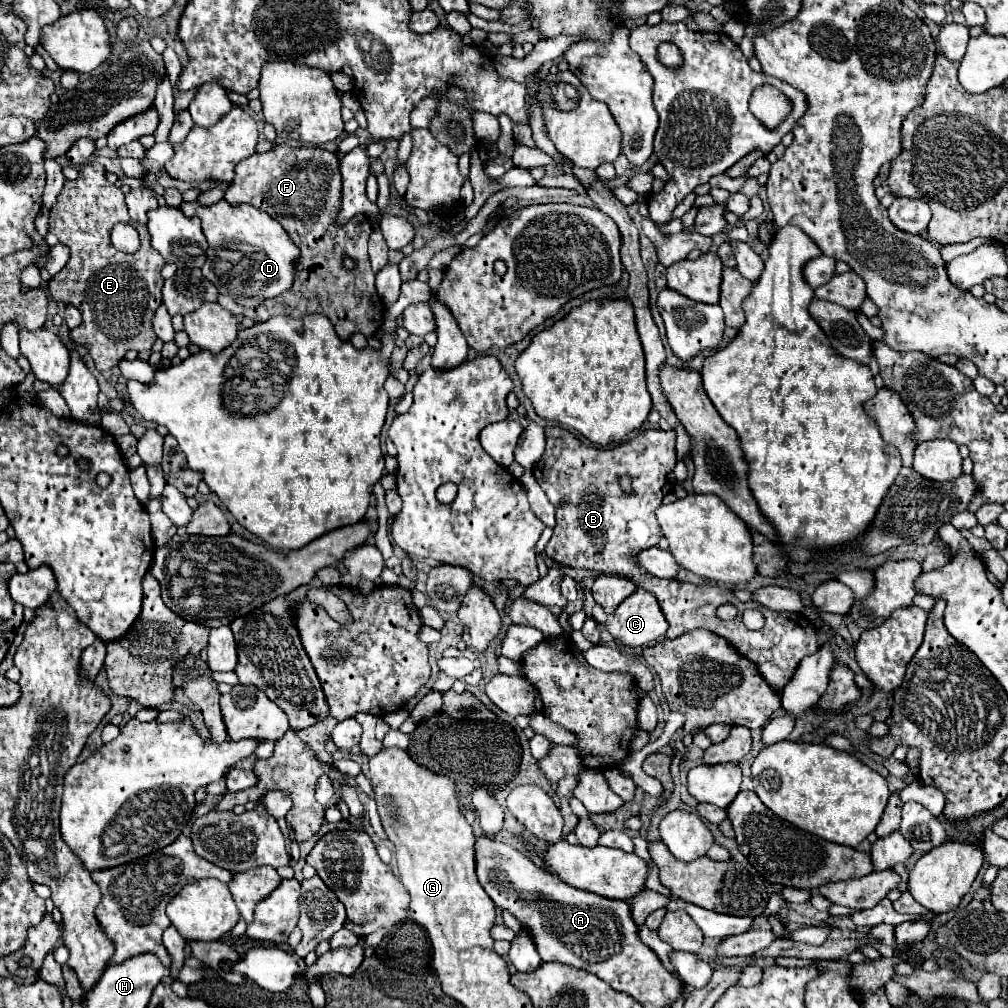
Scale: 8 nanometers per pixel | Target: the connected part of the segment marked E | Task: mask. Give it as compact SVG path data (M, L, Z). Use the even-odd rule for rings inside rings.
M98 163L84 165L77 180L65 182L49 214L49 232L53 232L61 244L71 248L71 258L65 268L49 280L49 296L79 308L83 322L71 330L71 338L89 350L99 372L115 368L119 358L129 350L151 350L157 340L151 320L161 304L161 268L165 266L163 258L151 248L147 228L131 222L123 192L105 180L105 173L105 168ZM119 222L137 228L141 248L135 254L125 254L113 248L111 228Z

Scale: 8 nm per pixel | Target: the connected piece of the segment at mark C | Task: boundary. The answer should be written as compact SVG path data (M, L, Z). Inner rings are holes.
M639 588L635 594L631 594L631 598L625 598L623 604L619 604L619 608L615 612L607 614L601 606L595 606L591 616L605 630L609 630L615 636L615 640L619 640L625 646L647 646L647 644L663 638L667 628L669 628L663 612L661 612L661 606L659 606L659 602L655 598L655 594L651 594L651 592L643 590L643 588Z

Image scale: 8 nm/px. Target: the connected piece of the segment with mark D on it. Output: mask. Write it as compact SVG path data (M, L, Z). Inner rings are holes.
M219 200L211 206L203 206L199 202L189 202L189 204L183 202L181 208L183 210L193 208L193 214L203 222L203 234L211 250L207 250L207 262L201 270L203 270L203 276L217 286L219 294L231 296L241 306L257 308L263 300L275 298L287 288L291 288L293 260L299 256L299 248L291 242L291 238L275 218L267 216L265 212L257 210L251 204L231 206L227 200ZM235 240L247 242L253 246L253 254L247 254L249 264L241 272L233 272L235 264L239 262L231 262L223 258L225 250L231 250L229 244Z

